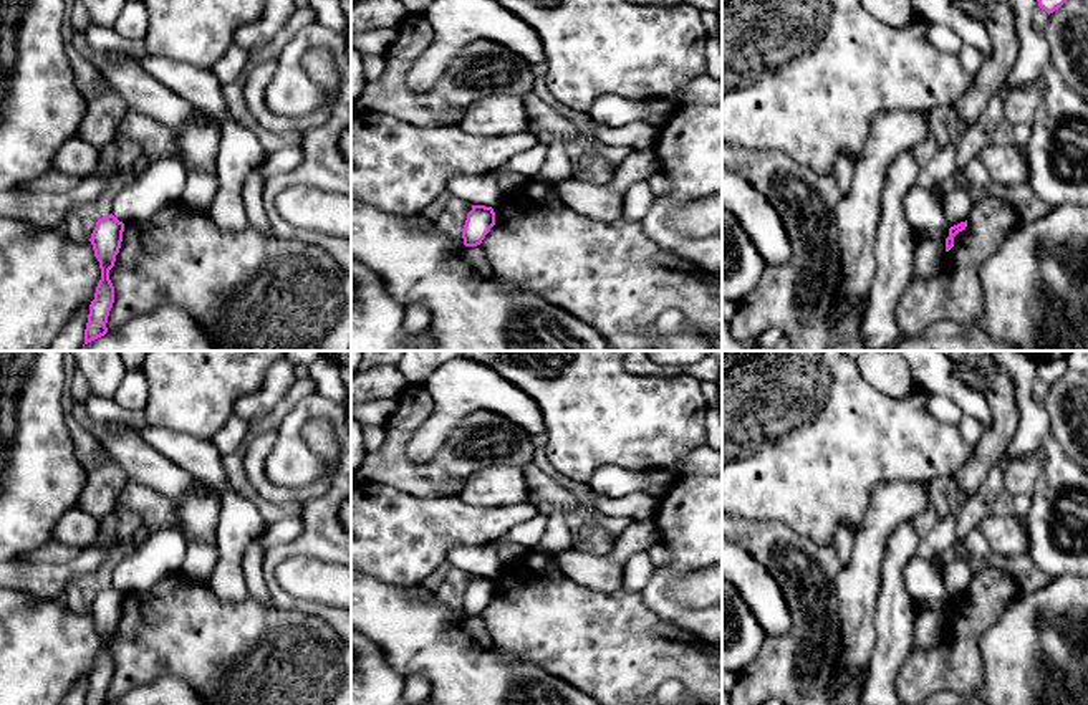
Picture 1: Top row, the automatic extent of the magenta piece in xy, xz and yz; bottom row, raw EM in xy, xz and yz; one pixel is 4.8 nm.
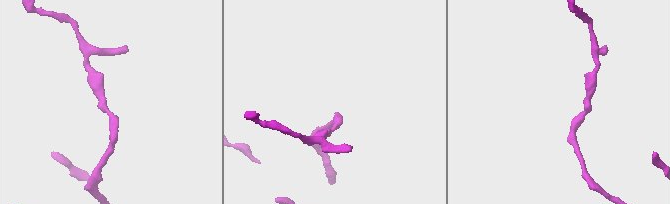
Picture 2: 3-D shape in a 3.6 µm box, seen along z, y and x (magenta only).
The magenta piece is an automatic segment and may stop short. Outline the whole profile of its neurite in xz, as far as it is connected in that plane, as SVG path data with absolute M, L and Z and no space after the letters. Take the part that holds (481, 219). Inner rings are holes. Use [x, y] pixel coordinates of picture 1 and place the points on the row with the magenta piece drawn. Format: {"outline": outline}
{"outline": "M472 205L472 210L467 213L467 220L462 228L464 245L465 247L480 245L493 225L495 212L492 207Z"}

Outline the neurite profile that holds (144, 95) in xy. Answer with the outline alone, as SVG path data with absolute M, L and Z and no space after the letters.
M73 31L73 45L86 58L109 88L128 104L128 109L152 118L171 131L199 118L194 106L152 78L134 60L114 63L106 51L96 51L88 45L84 31Z

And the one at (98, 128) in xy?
M108 86L103 96L89 101L76 134L98 151L103 151L114 142L118 126L128 111L124 99Z

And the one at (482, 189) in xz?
M537 144L523 154L513 156L502 167L477 174L477 175L450 175L447 179L445 190L452 197L462 199L472 205L498 207L503 199L503 192L498 185L498 179L503 172L518 172L527 177L533 177L546 159L548 146Z

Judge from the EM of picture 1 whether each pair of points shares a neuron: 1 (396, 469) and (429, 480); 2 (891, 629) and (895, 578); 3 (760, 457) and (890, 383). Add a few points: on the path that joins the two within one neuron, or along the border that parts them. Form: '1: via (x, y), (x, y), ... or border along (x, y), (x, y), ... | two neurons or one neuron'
1: via (404, 474), (421, 479) | one neuron
2: via (893, 616), (893, 591) | one neuron
3: border along (856, 368), (896, 398), (914, 384) | two neurons

